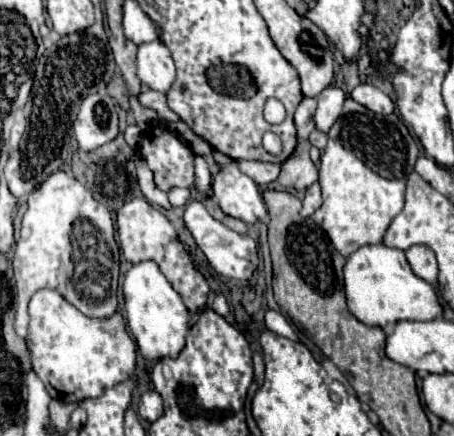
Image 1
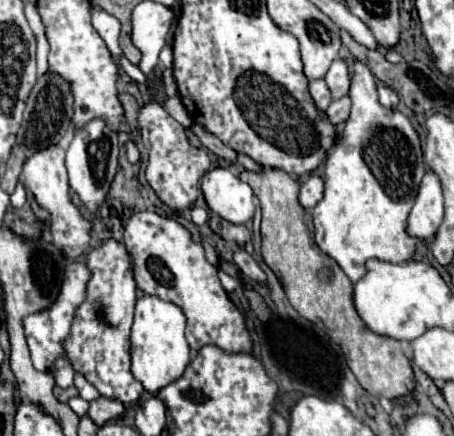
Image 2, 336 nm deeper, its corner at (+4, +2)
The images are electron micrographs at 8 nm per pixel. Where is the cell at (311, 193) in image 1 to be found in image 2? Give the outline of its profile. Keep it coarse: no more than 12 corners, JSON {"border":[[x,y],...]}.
{"border":[[311,174],[301,186],[299,204],[313,206],[323,198],[323,178]]}

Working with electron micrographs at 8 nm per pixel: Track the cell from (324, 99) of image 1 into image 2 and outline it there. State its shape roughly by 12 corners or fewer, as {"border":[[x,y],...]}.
{"border":[[333,60],[325,82],[333,100],[345,96],[351,86],[349,64]]}

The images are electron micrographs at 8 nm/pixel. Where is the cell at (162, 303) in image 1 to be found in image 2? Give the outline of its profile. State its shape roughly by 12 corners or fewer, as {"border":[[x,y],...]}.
{"border":[[141,296],[131,372],[157,394],[187,368],[185,314]]}

